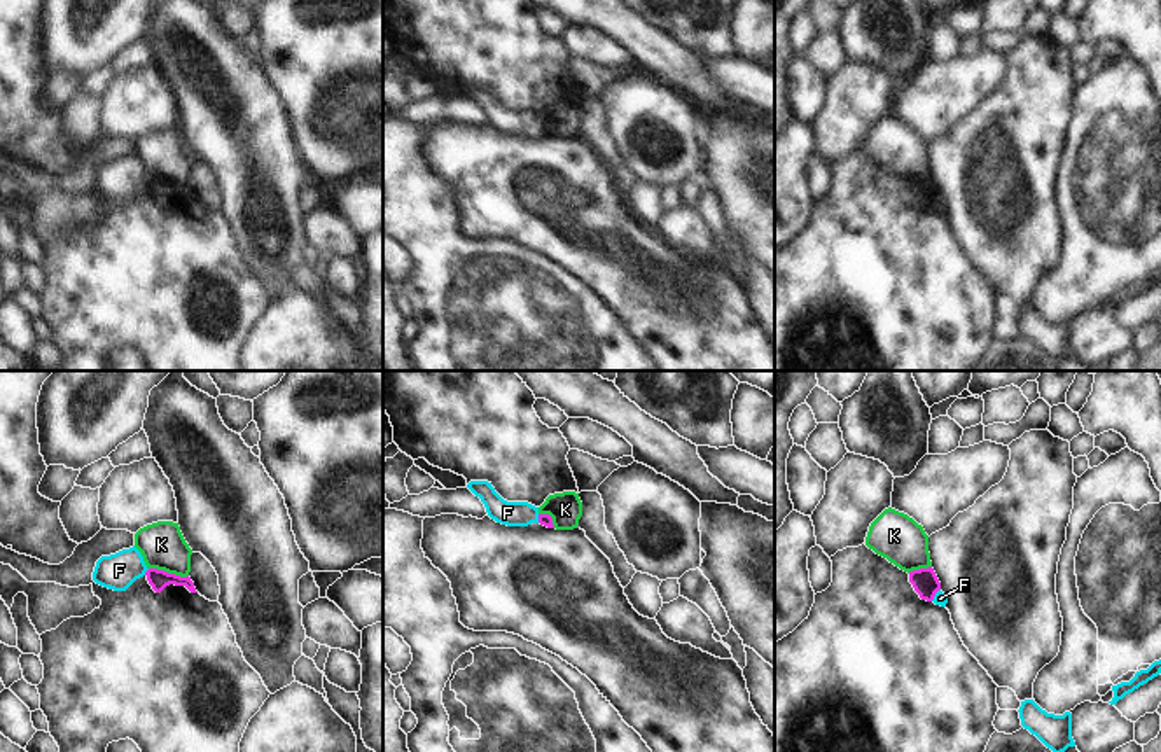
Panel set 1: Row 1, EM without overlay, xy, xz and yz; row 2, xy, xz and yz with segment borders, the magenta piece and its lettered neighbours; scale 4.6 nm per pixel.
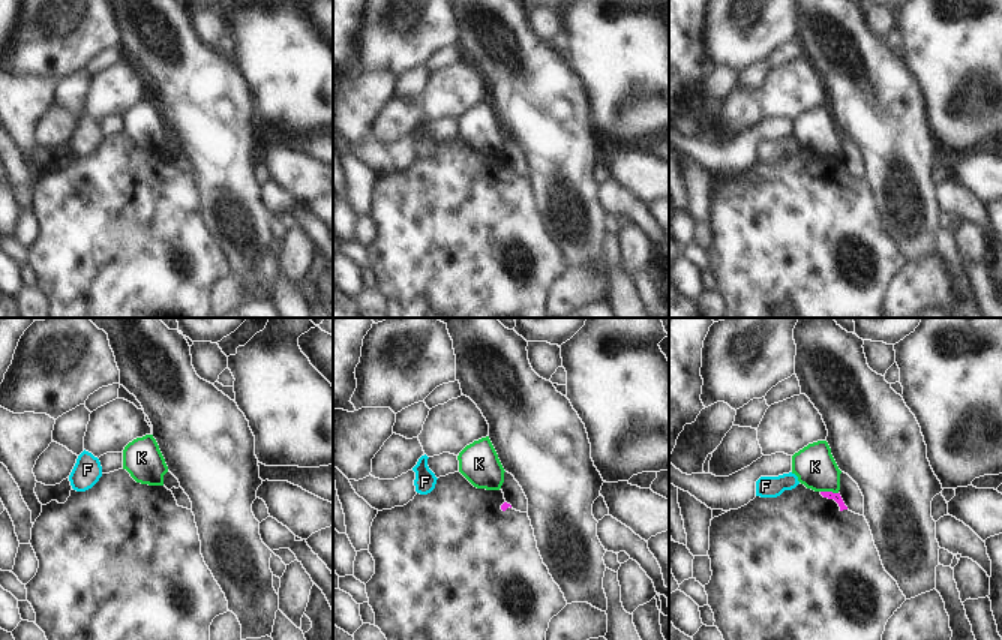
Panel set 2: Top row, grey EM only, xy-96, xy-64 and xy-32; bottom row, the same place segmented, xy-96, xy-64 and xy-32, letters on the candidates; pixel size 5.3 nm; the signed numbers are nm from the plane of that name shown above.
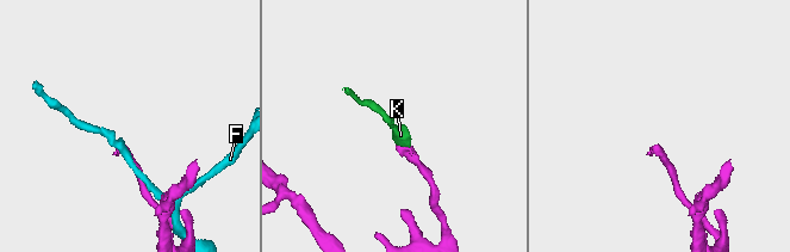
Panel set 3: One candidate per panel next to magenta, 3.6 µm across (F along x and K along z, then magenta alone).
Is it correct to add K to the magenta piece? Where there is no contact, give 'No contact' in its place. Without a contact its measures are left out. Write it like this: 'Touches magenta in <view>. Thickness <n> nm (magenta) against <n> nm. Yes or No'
Touches magenta in xy. Thickness 90 nm (magenta) against 200 nm. No

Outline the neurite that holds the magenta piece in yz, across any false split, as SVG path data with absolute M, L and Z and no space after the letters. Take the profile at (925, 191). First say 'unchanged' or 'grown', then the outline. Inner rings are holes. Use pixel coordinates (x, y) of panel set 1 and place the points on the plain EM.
unchanged; M932 175L909 180L909 191L921 208L932 210L941 191Z

